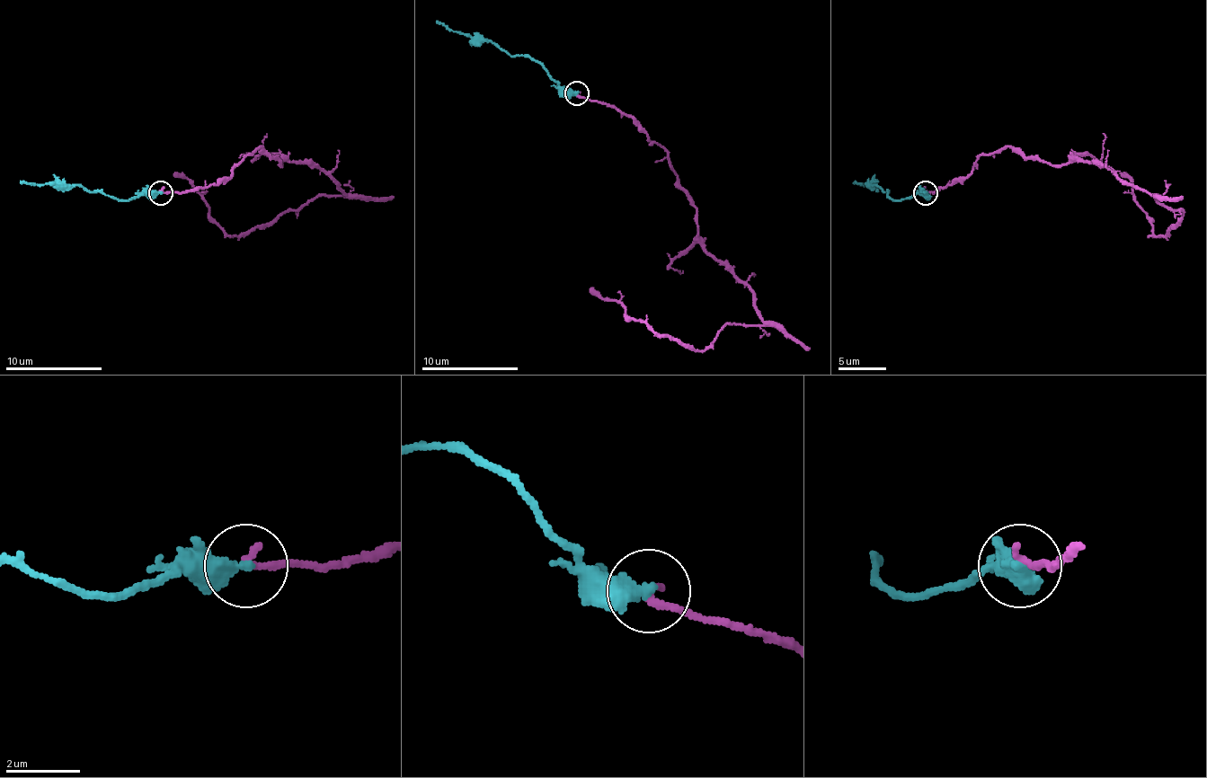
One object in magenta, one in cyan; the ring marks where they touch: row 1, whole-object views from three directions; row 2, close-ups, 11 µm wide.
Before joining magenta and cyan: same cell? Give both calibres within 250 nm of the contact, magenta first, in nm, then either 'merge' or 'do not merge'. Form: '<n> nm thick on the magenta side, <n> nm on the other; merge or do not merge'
220 nm thick on the magenta side, 480 nm on the other; do not merge

